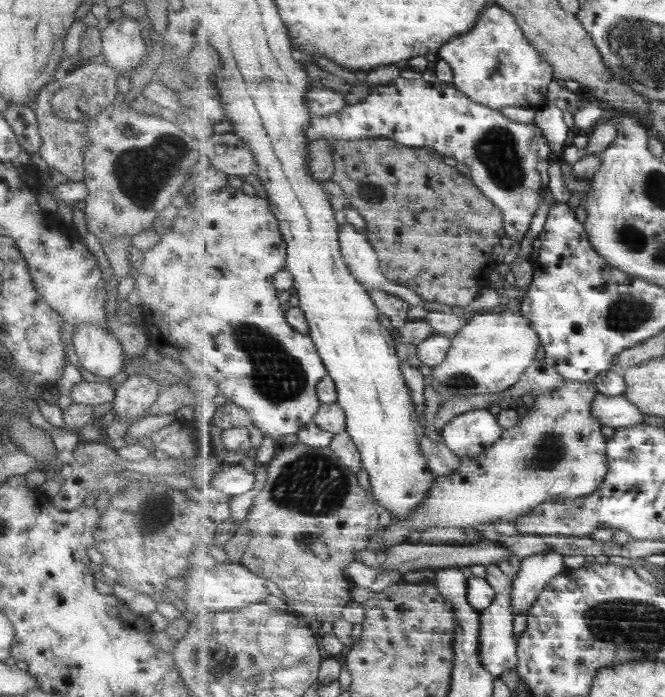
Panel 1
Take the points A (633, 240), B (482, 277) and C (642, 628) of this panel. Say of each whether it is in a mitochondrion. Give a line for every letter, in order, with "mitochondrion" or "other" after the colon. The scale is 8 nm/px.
A: mitochondrion
B: other
C: mitochondrion

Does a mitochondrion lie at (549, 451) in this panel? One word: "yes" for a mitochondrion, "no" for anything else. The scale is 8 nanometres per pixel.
yes

